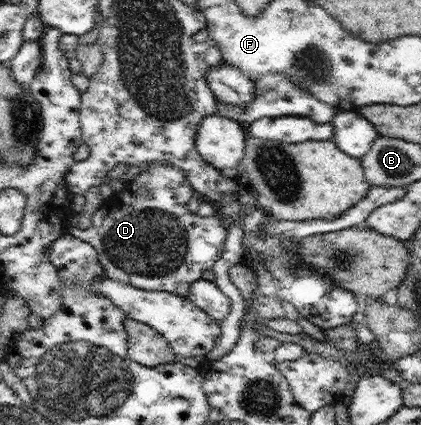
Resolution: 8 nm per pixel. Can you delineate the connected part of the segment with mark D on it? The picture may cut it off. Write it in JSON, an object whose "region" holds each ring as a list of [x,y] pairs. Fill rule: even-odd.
{"region":[[[151,163],[141,170],[133,171],[126,178],[122,191],[115,191],[105,199],[92,215],[92,224],[87,229],[77,229],[77,217],[71,217],[67,232],[83,242],[88,242],[98,254],[106,276],[121,284],[142,290],[164,291],[181,297],[189,295],[189,287],[201,279],[205,269],[211,269],[223,254],[227,229],[219,214],[201,217],[187,210],[194,189],[180,168],[169,163]]]}

